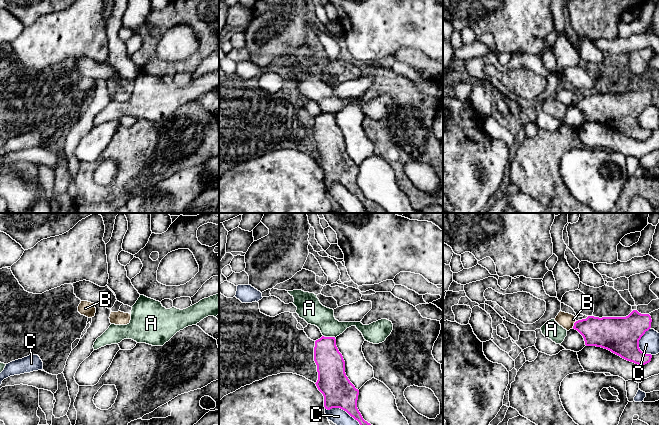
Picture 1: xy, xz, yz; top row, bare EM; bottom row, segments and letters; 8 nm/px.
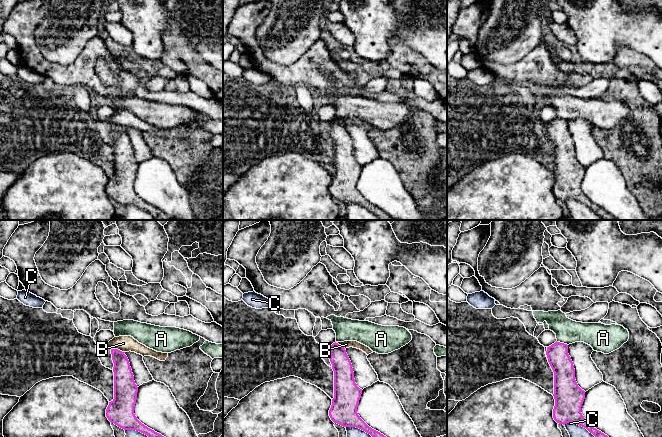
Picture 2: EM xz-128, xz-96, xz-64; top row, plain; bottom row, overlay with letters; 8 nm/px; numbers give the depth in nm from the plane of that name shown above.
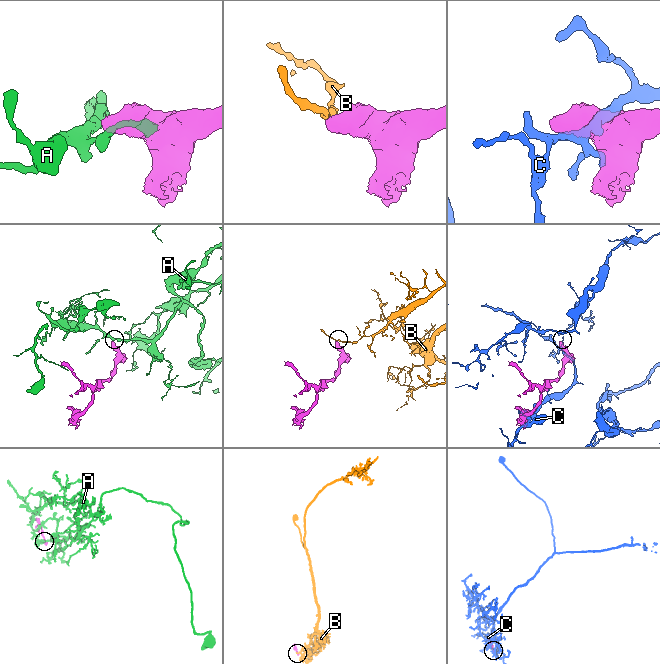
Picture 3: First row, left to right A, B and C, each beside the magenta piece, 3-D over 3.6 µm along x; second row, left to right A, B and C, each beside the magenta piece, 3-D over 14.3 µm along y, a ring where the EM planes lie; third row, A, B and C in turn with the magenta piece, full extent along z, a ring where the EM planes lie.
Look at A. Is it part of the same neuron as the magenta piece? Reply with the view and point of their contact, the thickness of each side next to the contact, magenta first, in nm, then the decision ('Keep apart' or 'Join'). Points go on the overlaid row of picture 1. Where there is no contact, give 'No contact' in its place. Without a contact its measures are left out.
Touches magenta at xz (329, 337). Thickness 220 nm (magenta) against 190 nm. Keep apart

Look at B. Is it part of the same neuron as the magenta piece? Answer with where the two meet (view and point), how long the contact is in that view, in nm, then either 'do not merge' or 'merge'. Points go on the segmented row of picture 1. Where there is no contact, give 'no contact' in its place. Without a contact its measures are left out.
yz (574, 324) | 70 nm | do not merge

